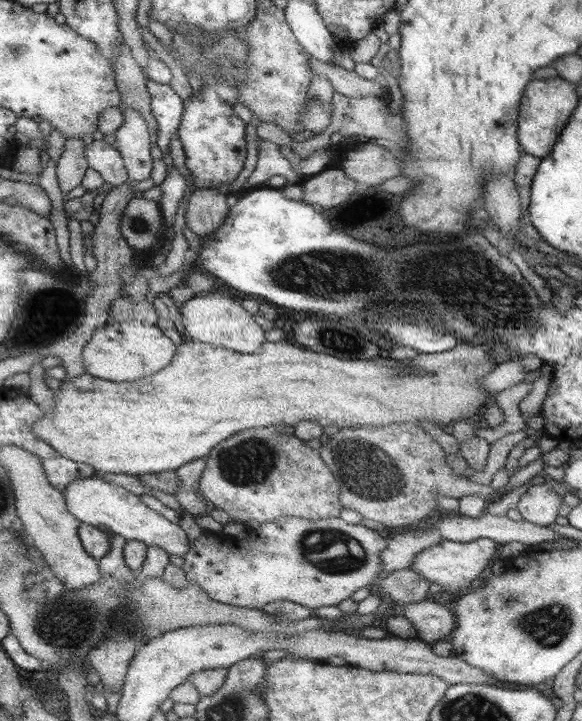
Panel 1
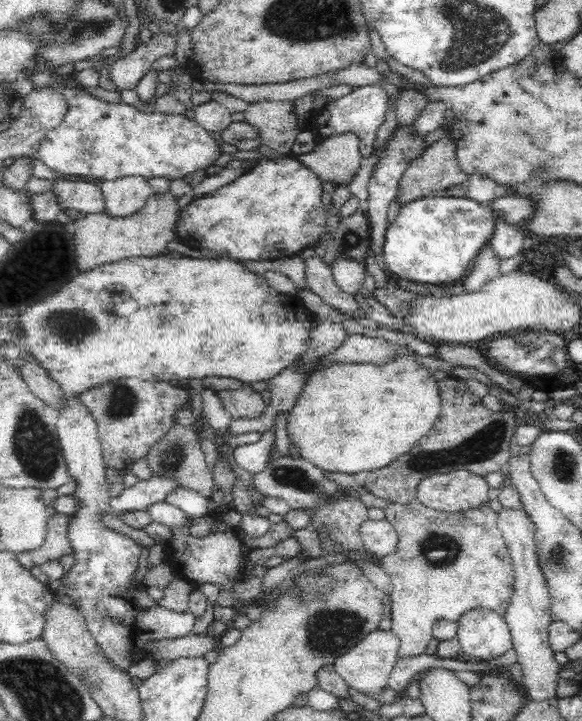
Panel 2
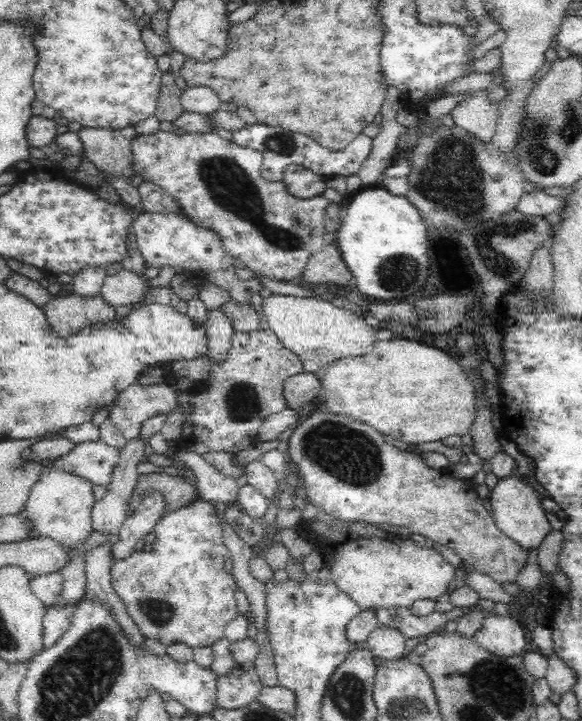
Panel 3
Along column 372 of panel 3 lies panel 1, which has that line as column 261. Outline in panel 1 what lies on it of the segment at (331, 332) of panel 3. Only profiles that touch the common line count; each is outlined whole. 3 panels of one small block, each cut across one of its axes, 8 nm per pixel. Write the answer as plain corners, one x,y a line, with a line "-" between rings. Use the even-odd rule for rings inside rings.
202,294
191,297
182,305
184,339
223,347
240,354
252,354
264,350
264,330
252,320
252,316
228,295

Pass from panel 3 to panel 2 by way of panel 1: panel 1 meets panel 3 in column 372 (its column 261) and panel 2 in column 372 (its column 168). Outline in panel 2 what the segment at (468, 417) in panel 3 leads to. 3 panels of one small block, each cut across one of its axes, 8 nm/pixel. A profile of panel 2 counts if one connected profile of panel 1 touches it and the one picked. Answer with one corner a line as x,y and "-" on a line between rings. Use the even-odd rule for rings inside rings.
398,355
385,363
384,366
330,364
310,375
287,418
291,445
299,449
301,458
323,471
361,477
388,466
426,436
441,411
438,381
428,368
419,366
416,355

